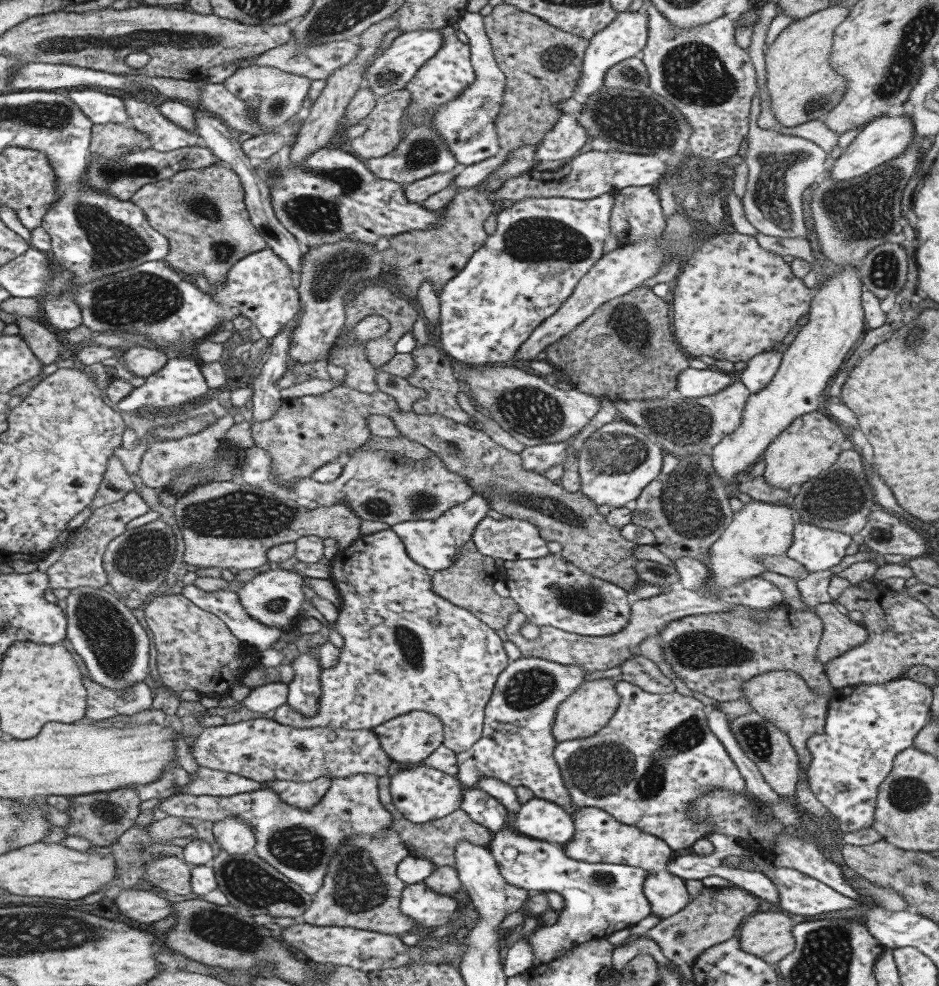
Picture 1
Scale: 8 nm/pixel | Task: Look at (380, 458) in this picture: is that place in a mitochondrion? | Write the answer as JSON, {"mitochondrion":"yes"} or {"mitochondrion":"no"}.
{"mitochondrion":"no"}

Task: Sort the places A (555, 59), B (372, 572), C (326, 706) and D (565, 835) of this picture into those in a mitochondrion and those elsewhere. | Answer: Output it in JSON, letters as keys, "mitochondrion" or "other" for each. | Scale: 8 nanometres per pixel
{"A":"mitochondrion","B":"other","C":"other","D":"other"}

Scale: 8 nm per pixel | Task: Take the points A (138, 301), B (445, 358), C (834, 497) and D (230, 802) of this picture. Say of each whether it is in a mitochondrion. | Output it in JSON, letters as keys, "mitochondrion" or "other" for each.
{"A":"mitochondrion","B":"other","C":"mitochondrion","D":"other"}

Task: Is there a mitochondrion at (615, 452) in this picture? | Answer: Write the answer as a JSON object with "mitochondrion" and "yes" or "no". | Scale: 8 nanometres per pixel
{"mitochondrion":"yes"}

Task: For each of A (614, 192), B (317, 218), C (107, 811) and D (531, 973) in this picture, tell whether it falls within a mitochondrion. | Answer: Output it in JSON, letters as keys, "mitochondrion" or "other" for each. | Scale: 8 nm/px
{"A":"other","B":"mitochondrion","C":"mitochondrion","D":"other"}

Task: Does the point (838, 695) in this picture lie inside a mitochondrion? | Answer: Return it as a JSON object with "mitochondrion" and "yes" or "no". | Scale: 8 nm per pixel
{"mitochondrion":"no"}

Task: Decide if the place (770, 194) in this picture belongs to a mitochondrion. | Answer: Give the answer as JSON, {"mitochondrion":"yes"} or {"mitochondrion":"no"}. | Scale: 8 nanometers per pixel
{"mitochondrion":"yes"}

